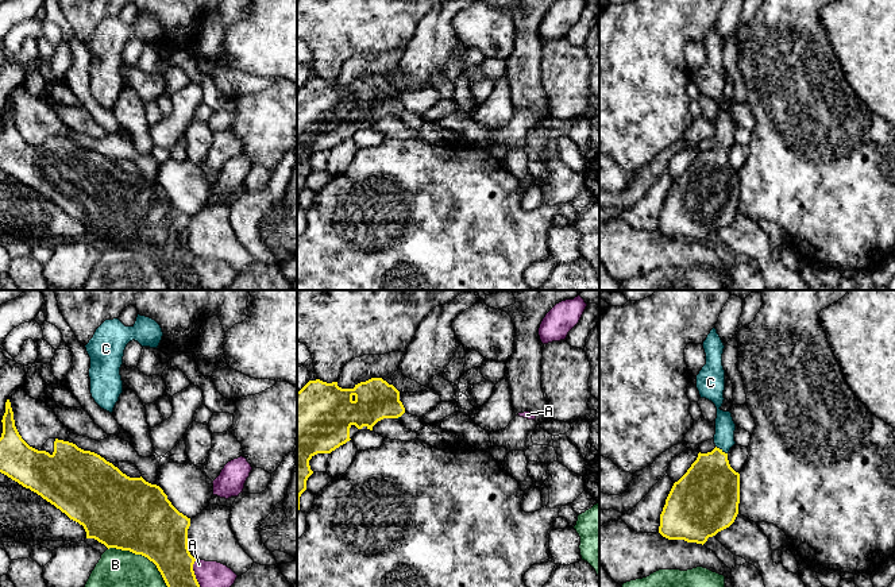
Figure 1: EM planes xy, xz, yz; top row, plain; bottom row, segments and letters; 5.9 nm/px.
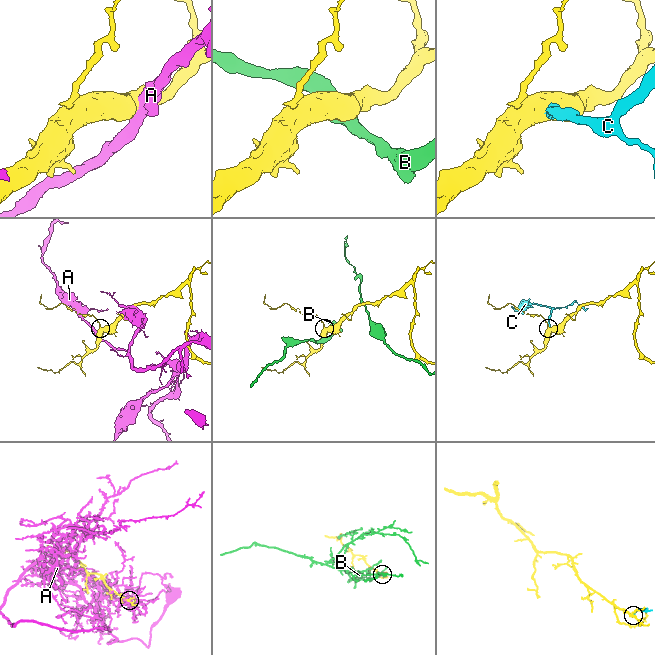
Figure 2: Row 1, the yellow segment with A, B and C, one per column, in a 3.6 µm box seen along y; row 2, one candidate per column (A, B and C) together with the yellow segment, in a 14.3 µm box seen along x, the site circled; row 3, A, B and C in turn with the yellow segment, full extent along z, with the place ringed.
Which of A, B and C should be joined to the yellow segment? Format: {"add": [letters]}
{"add": ["C"]}

